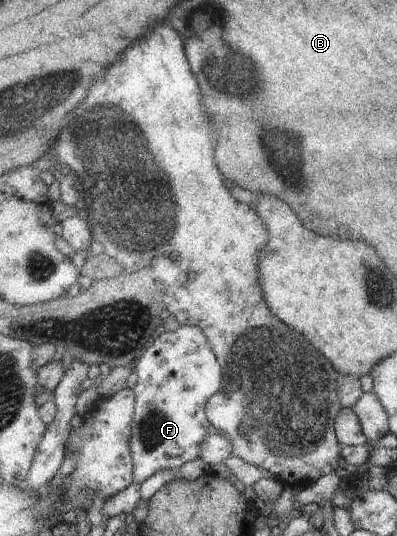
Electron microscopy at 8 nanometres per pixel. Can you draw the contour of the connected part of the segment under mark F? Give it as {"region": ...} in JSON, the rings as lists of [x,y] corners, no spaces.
{"region":[[[181,326],[177,332],[165,332],[145,351],[143,358],[137,362],[135,373],[137,383],[134,386],[136,411],[132,422],[130,449],[134,460],[135,482],[143,484],[154,474],[164,470],[179,470],[189,461],[199,459],[205,439],[209,437],[211,421],[206,408],[209,399],[216,395],[223,386],[223,370],[212,344],[209,344],[202,328],[198,326]]]}

